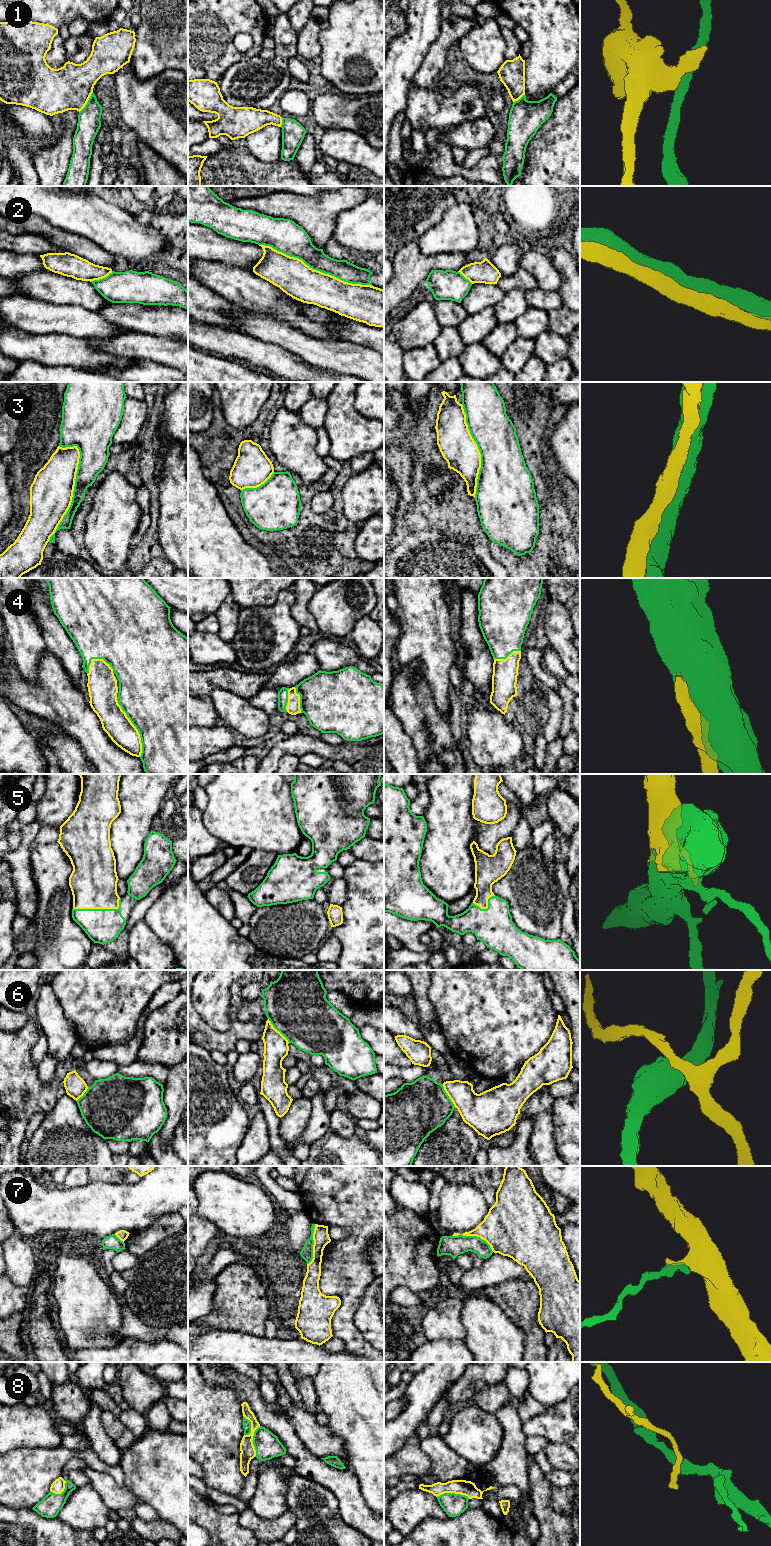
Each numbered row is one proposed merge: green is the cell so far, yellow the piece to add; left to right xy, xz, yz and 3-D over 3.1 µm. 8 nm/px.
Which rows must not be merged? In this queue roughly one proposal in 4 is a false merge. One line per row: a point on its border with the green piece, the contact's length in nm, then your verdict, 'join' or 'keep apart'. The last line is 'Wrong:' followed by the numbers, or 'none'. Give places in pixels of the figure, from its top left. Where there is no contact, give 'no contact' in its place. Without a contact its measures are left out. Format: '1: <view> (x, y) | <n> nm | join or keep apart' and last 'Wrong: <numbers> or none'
1: xy (87, 102) | 200 nm | join
2: xz (316, 269) | 950 nm | keep apart
3: xy (73, 493) | 800 nm | join
4: xy (135, 726) | 500 nm | join
5: xy (100, 909) | 400 nm | join
6: xz (277, 1030) | 260 nm | join
7: yz (474, 1236) | 360 nm | keep apart
8: yz (453, 1493) | 260 nm | join
Wrong: 2, 7

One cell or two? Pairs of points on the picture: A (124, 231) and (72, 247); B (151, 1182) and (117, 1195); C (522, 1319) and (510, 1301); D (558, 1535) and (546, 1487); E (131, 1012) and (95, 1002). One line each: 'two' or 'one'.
A: two
B: one
C: one
D: one
E: one

